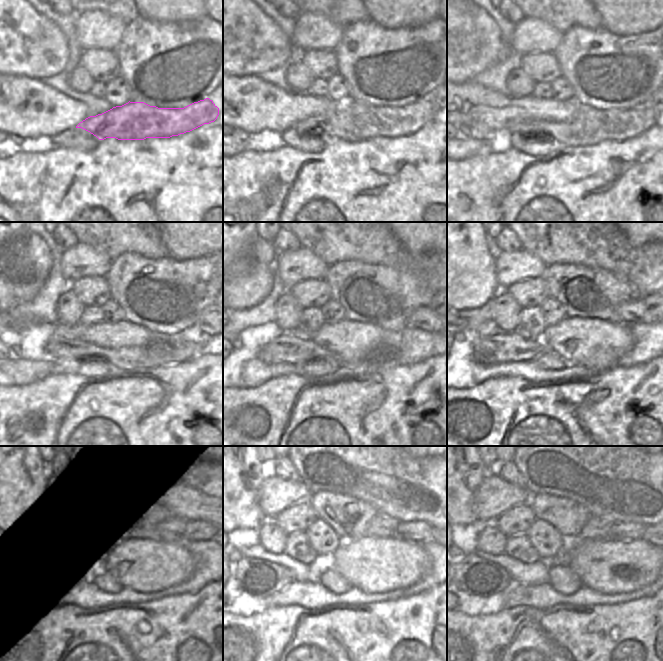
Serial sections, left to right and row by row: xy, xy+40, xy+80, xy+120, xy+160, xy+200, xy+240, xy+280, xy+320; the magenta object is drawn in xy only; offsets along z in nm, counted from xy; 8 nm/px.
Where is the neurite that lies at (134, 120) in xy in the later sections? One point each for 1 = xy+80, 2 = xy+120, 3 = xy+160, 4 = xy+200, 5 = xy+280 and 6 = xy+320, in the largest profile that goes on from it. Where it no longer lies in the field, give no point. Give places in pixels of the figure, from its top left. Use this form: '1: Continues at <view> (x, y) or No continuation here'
1: Continues at xy+80 (588, 126)
2: Continues at xy+120 (164, 349)
3: Continues at xy+160 (288, 348)
4: Continues at xy+200 (508, 347)
5: Continues at xy+280 (258, 577)
6: Continues at xy+320 (473, 574).

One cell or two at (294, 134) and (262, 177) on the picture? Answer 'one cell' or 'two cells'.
two cells

